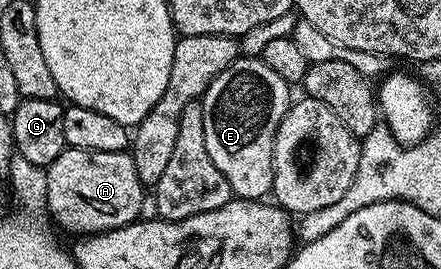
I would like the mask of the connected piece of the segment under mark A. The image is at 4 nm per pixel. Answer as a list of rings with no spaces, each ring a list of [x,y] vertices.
[[[65,147],[58,158],[49,164],[46,178],[46,209],[68,232],[76,234],[99,234],[121,228],[127,224],[134,224],[140,219],[142,198],[146,195],[146,185],[138,178],[138,169],[134,166],[131,151],[111,152],[110,150],[78,150]]]

